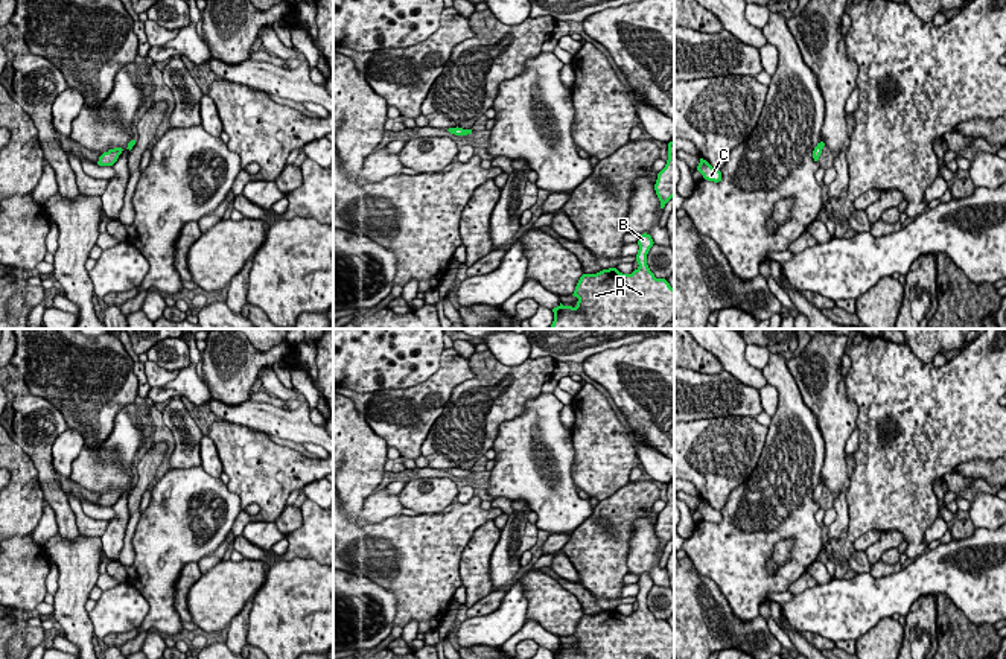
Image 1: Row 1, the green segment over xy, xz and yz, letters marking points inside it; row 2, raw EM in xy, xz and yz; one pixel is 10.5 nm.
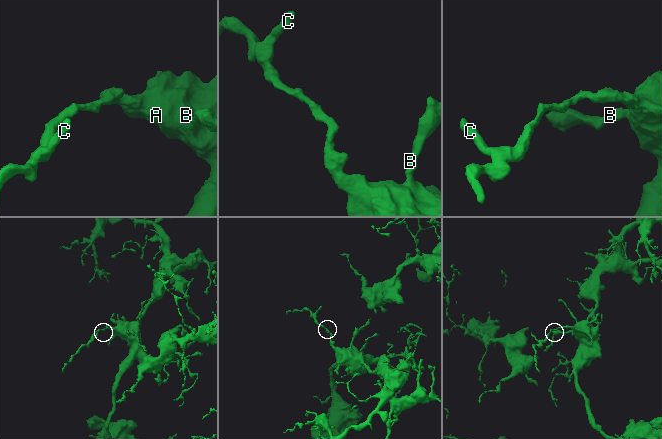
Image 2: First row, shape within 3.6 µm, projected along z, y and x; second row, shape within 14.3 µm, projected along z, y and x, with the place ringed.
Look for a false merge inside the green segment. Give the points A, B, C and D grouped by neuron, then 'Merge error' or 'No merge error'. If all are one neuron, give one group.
Groups: A B D / C. Merge error

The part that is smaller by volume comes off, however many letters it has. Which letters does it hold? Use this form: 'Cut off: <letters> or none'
Cut off: C

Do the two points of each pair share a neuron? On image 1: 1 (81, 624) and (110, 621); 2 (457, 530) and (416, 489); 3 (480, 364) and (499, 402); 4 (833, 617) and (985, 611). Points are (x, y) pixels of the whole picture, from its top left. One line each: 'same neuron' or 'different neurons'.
1: different neurons
2: different neurons
3: same neuron
4: same neuron

